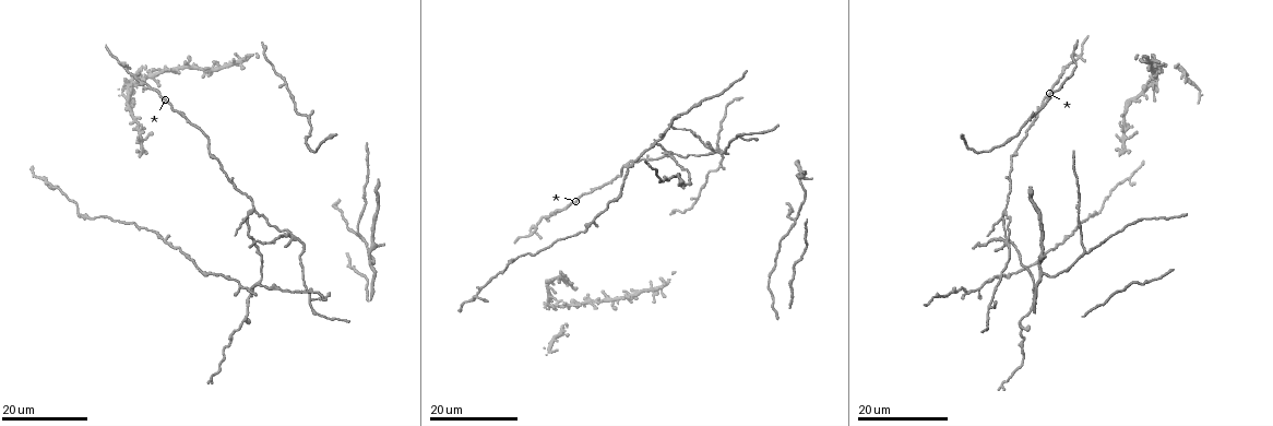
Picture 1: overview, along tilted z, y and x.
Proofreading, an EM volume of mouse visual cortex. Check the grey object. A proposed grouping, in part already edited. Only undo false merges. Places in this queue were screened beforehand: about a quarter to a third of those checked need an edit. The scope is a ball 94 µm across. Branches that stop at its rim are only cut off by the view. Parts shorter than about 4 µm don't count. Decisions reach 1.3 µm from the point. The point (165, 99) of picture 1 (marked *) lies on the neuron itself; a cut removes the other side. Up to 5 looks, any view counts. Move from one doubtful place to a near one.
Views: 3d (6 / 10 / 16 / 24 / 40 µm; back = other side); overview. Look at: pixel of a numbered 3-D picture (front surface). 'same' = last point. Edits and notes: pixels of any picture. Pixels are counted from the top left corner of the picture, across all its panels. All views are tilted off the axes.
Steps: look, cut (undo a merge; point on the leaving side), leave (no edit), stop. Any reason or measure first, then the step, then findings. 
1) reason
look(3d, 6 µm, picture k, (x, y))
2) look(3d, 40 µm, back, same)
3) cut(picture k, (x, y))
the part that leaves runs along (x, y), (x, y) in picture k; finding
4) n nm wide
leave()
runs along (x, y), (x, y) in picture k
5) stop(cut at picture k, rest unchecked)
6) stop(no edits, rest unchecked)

three arms meet
look(3d, 16 µm, picture 1, (129, 105))

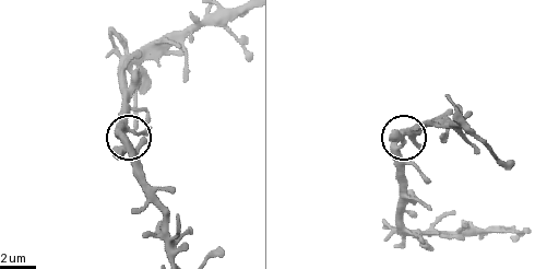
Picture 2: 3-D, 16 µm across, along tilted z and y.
zoom in
look(3d, 6 µm, picture 2, (402, 145))

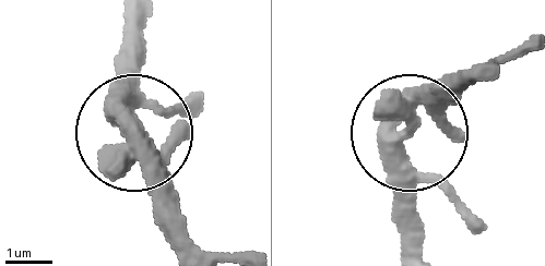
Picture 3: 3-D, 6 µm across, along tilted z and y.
390 nm wide
leave()
all the same neuron

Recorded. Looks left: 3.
three-way junction
look(3d, 16 µm, picture 1, (45, 177))

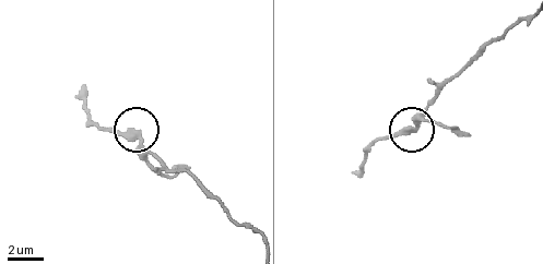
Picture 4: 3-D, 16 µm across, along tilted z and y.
look(3d, 10 µm, picture 4, (128, 137))

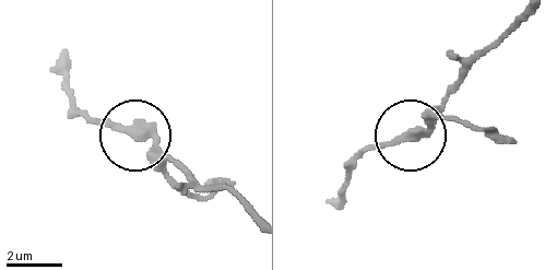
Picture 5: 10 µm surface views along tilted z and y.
look(3d, 10 µm, back, picture 5, (130, 133))

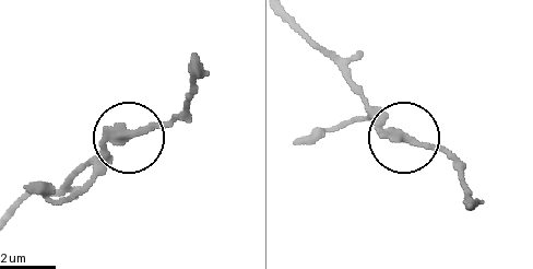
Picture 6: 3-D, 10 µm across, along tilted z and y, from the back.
250 nm wide
leave()
runs along (12, 211), (122, 140), (186, 116) in picture 6; one neuron here

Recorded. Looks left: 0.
stop(no edits, rest unchecked)

